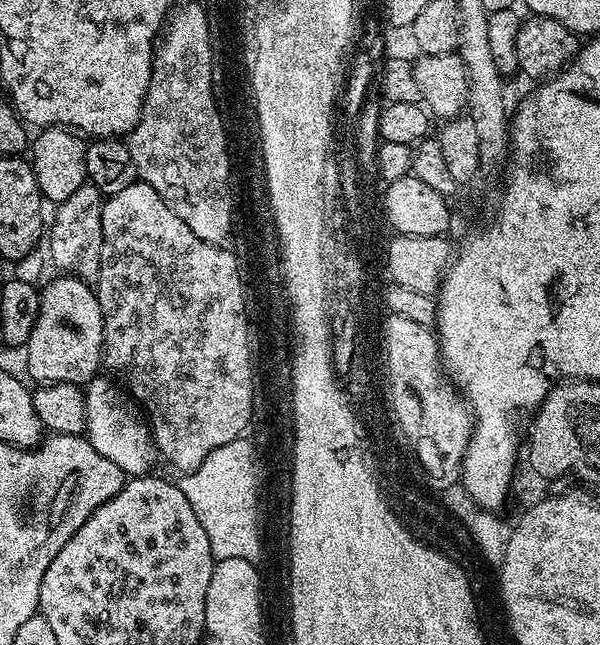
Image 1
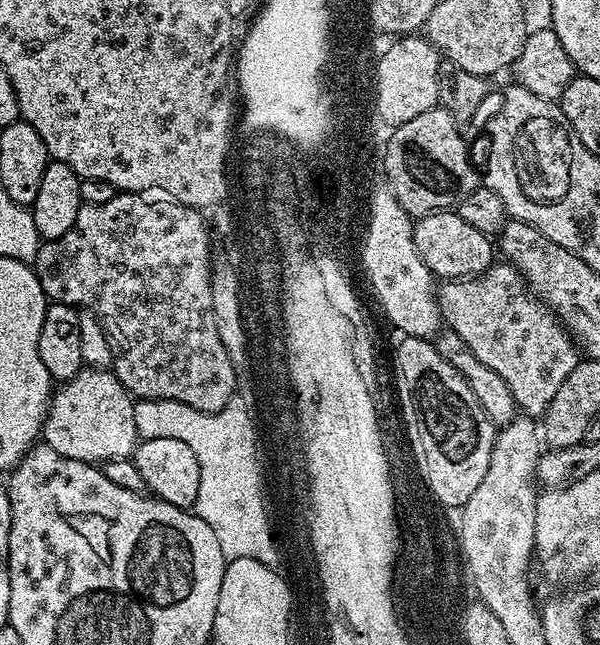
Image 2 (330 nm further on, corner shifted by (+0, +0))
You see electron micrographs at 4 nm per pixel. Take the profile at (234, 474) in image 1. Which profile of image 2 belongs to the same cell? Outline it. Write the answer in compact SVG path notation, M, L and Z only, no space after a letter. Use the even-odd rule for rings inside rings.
M236 398L217 412L194 410L194 406L173 400L137 399L134 426L141 441L174 438L186 442L194 450L201 471L194 511L210 530L214 530L214 538L218 538L218 546L222 546L225 561L254 558L254 562L263 563L275 559L268 539L270 516L264 509L265 500L257 495L257 481L262 477L262 471L253 463L251 424L243 416L242 406L238 406Z

